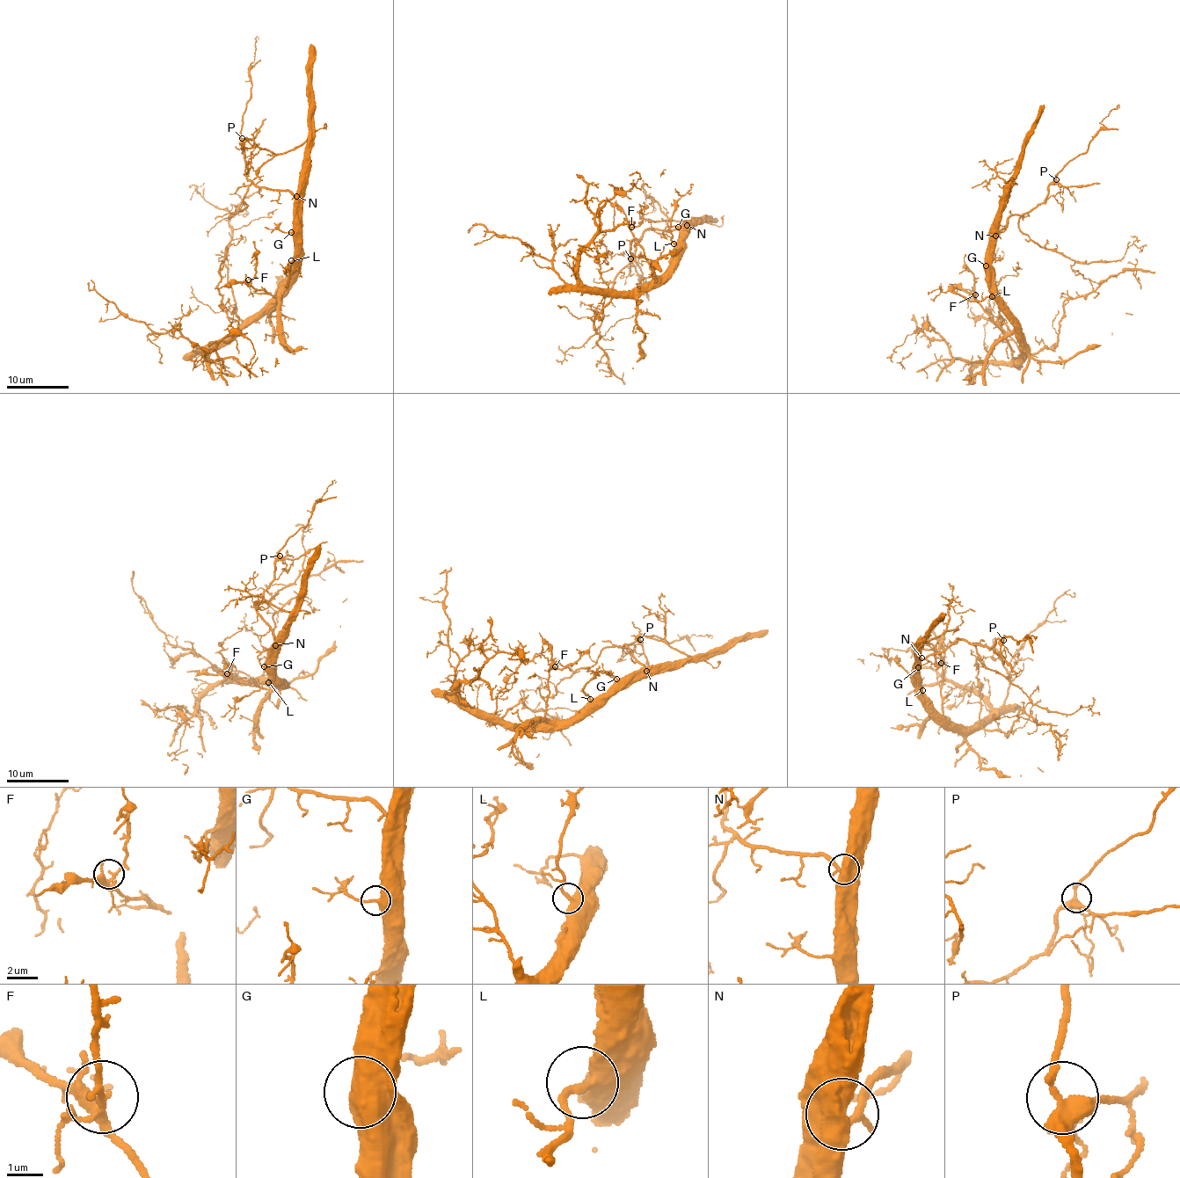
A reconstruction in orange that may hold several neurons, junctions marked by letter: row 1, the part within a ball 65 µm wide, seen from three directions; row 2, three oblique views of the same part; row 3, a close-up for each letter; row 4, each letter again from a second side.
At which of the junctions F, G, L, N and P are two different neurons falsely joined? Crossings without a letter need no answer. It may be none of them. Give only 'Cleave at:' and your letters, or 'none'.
Cleave at: none

